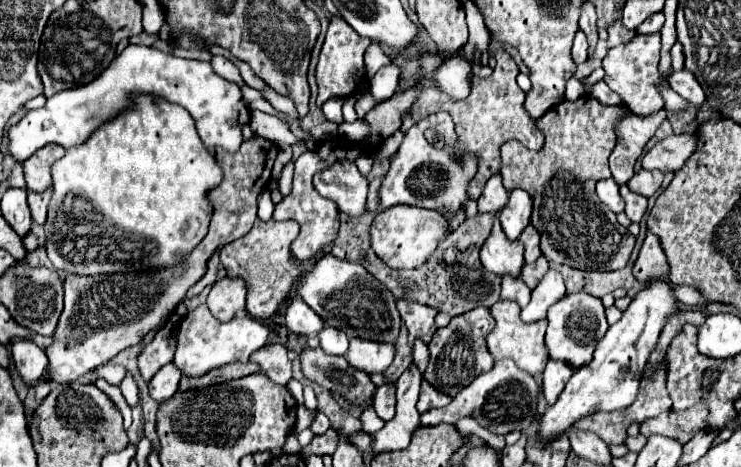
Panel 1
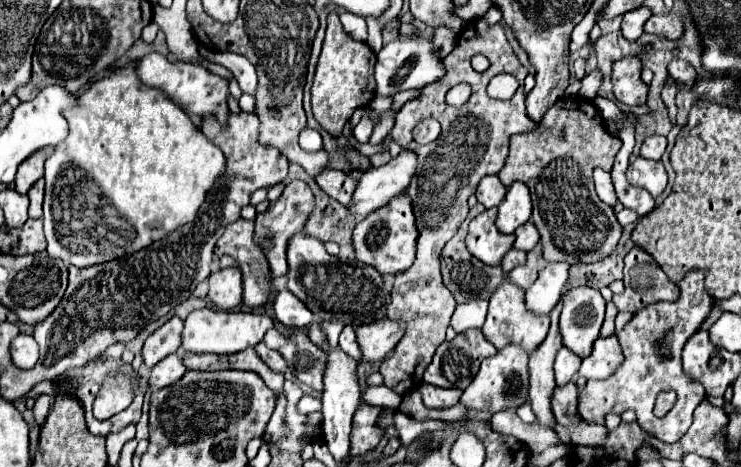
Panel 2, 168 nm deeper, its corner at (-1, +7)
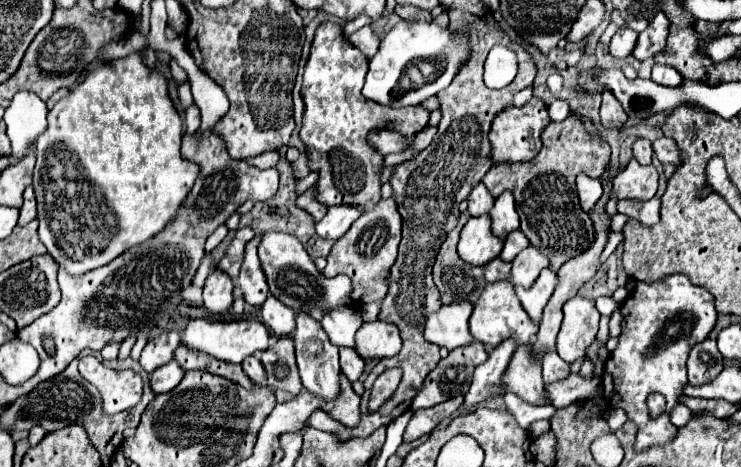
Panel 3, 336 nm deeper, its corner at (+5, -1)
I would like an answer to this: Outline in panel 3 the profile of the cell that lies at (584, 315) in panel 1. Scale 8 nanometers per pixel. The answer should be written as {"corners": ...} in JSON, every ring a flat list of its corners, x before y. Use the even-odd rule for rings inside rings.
{"corners":[[574,296,564,304,564,320,558,332,556,352,562,360,574,362,584,358,598,332,600,312,592,300]]}

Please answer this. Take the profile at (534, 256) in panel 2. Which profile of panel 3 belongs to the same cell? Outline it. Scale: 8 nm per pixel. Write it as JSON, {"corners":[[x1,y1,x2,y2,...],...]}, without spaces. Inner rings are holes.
{"corners":[[528,246,512,260,512,278,510,280,516,286,528,288,534,284,534,280,538,278,542,268,548,268,548,258,542,256,536,248]]}

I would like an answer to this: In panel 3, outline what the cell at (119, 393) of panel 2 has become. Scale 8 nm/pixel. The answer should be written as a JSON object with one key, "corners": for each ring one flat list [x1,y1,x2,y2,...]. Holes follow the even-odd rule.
{"corners":[[94,356,80,358,78,370,98,388,104,414,130,410,142,398,142,378,134,370,112,370]]}

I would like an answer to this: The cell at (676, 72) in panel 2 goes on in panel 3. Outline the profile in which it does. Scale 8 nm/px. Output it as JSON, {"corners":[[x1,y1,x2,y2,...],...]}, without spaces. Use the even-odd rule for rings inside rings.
{"corners":[[656,64,652,68,652,80,656,84,664,84,664,86,676,86,676,84,682,84,682,74,672,68,672,66,666,66,666,64]]}

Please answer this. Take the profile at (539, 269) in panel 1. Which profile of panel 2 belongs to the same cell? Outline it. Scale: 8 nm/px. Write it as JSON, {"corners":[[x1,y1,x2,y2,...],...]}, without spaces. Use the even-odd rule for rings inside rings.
{"corners":[[512,248,512,250,502,258,502,262,500,262,504,276,508,276,508,272,510,272,514,266,520,266,520,264,524,264,524,262,526,262,526,252,520,252,520,250,514,250,514,248]]}

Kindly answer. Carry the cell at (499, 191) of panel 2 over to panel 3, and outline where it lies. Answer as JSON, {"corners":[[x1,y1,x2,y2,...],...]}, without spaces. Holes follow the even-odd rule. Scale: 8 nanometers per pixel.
{"corners":[[480,182,468,196,468,212,472,216,482,216,482,214,488,214,494,206,494,198,490,196,488,188]]}

